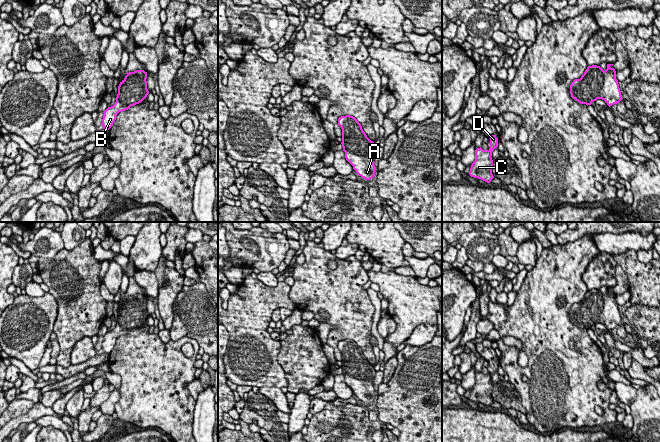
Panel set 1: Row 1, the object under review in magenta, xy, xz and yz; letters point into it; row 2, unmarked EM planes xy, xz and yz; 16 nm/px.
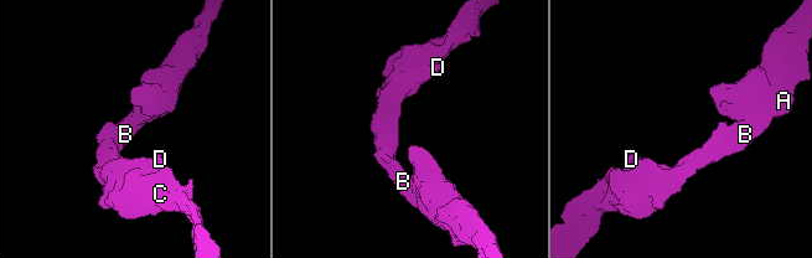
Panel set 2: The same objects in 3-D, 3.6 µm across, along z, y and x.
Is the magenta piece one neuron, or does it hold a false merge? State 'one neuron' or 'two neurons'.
one neuron

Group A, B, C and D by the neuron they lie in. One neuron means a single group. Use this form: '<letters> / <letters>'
A B C D

